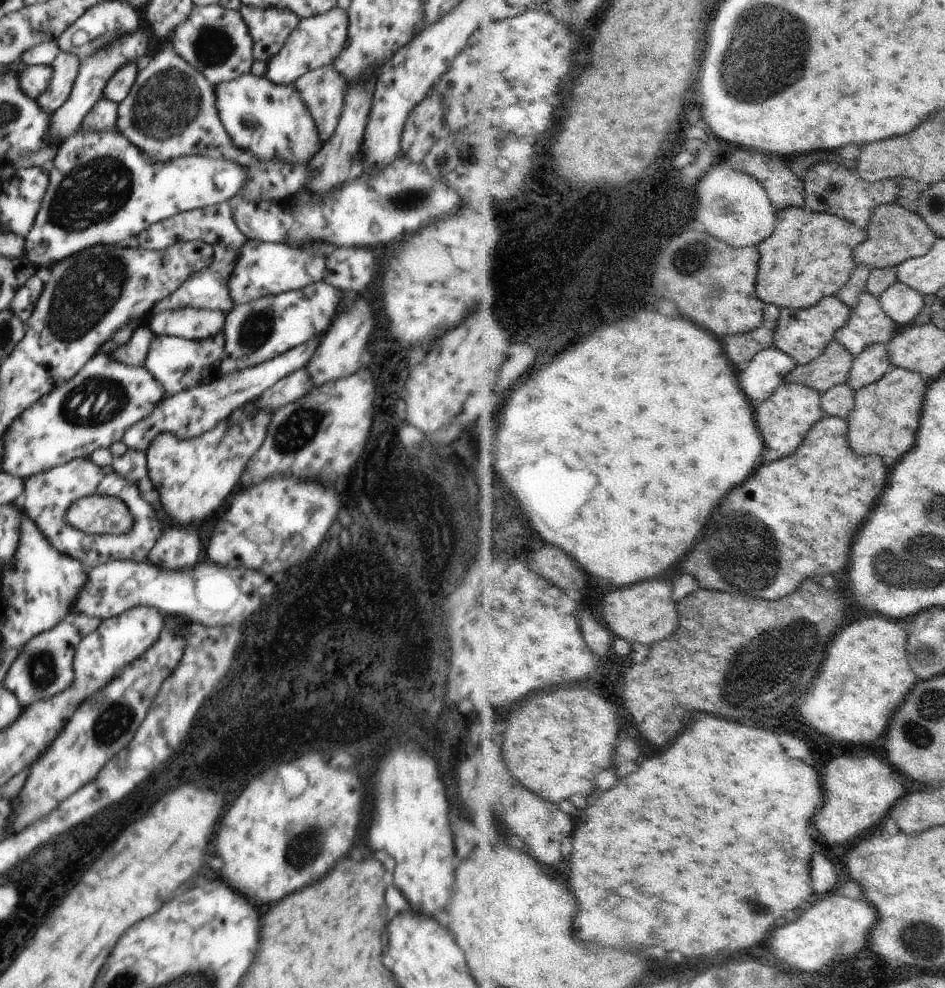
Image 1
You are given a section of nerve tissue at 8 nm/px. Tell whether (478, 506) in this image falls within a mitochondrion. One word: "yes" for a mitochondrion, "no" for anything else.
yes

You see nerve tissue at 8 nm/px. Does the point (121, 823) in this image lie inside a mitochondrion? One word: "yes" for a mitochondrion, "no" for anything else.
no

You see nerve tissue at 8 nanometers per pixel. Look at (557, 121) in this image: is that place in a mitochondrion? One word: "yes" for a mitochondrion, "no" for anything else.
no

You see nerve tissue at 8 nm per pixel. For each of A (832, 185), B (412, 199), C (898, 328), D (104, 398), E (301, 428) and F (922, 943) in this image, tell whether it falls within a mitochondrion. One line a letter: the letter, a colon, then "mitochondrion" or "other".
A: mitochondrion
B: mitochondrion
C: other
D: mitochondrion
E: mitochondrion
F: mitochondrion

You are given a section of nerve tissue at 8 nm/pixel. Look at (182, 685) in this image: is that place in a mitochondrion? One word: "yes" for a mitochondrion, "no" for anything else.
yes

